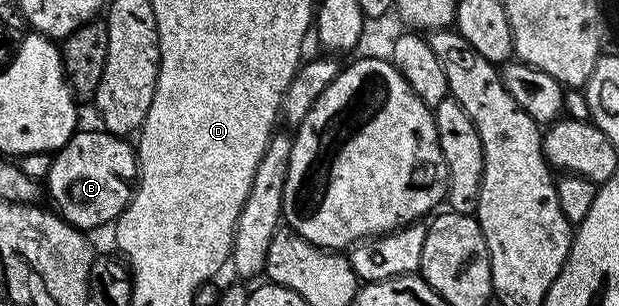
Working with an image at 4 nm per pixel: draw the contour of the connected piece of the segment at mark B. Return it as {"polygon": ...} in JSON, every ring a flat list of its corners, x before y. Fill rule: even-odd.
{"polygon":[[103,128,97,130,77,129,72,139,61,150,55,151,50,172,46,179,46,194,52,197,51,205,55,207,61,218,78,230,92,232,95,226,115,223,116,219,128,206,132,199,134,183,138,177,138,159,133,143,123,137,110,134]]}

